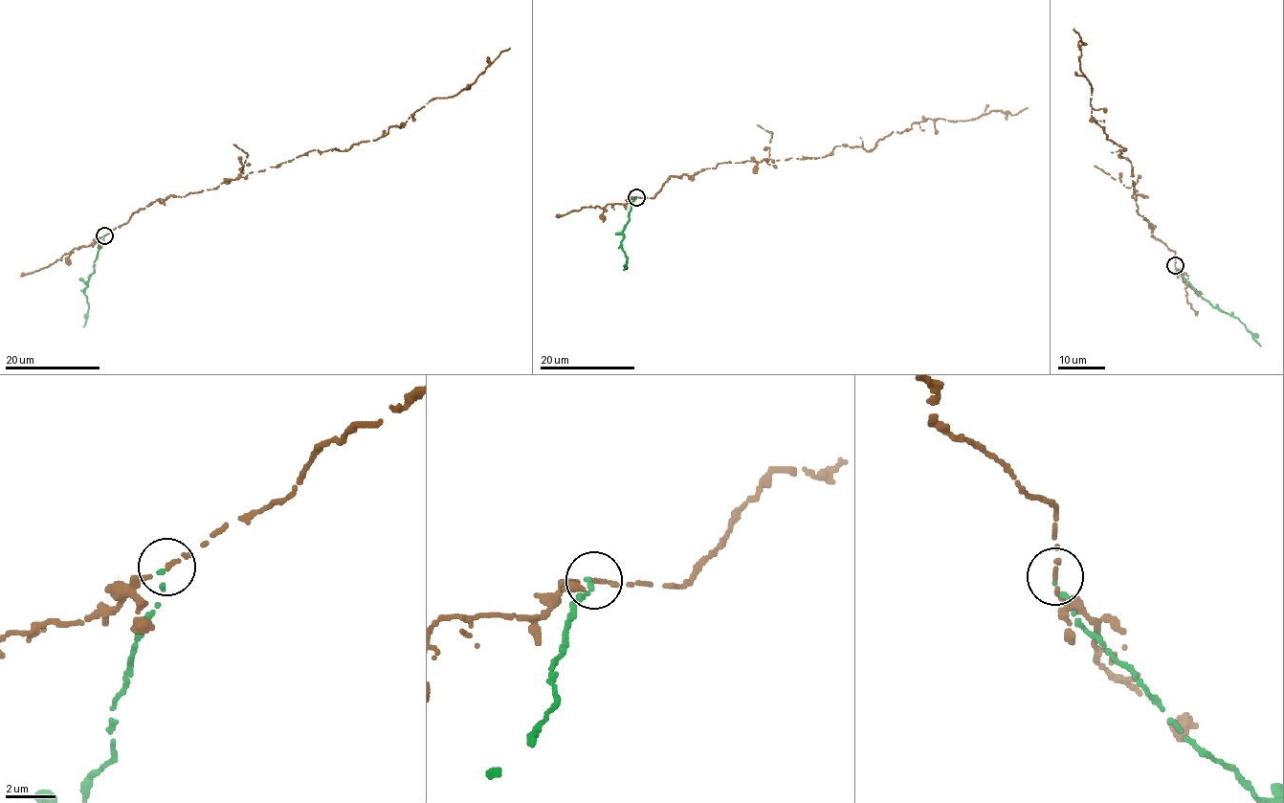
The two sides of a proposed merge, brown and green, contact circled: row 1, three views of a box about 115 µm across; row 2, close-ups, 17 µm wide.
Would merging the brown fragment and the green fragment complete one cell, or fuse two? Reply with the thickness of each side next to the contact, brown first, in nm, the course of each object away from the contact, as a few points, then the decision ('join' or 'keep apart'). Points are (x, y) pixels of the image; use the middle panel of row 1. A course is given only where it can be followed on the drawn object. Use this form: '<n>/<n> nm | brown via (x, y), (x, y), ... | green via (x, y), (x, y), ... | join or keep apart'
120/110 nm | brown via (635, 196), (652, 198), (670, 176), (719, 164), (826, 157), (836, 146), (870, 151), (928, 118), (1027, 108) | green via (636, 196), (622, 231), (622, 248), (627, 257), (623, 270) | keep apart

